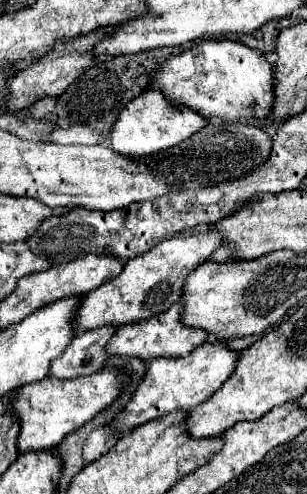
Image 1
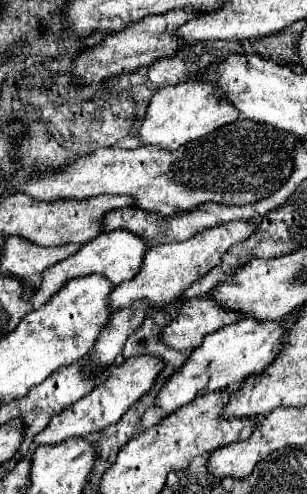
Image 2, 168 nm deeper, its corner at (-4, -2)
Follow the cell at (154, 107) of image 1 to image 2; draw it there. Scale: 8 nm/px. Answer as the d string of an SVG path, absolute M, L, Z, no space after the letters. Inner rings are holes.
M184 81L178 85L166 85L152 95L146 117L138 129L138 139L144 145L158 145L166 151L174 151L188 141L204 137L214 129L236 121L236 117L238 111L222 101L214 85L208 81Z

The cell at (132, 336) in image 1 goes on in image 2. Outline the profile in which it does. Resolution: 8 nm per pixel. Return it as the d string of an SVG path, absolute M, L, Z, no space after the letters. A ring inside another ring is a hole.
M204 295L200 299L186 299L186 303L180 307L178 317L162 329L160 343L178 351L194 349L200 345L200 339L204 339L204 335L214 333L240 319L242 315L236 315L234 311L220 311L220 307L212 303L210 295Z

